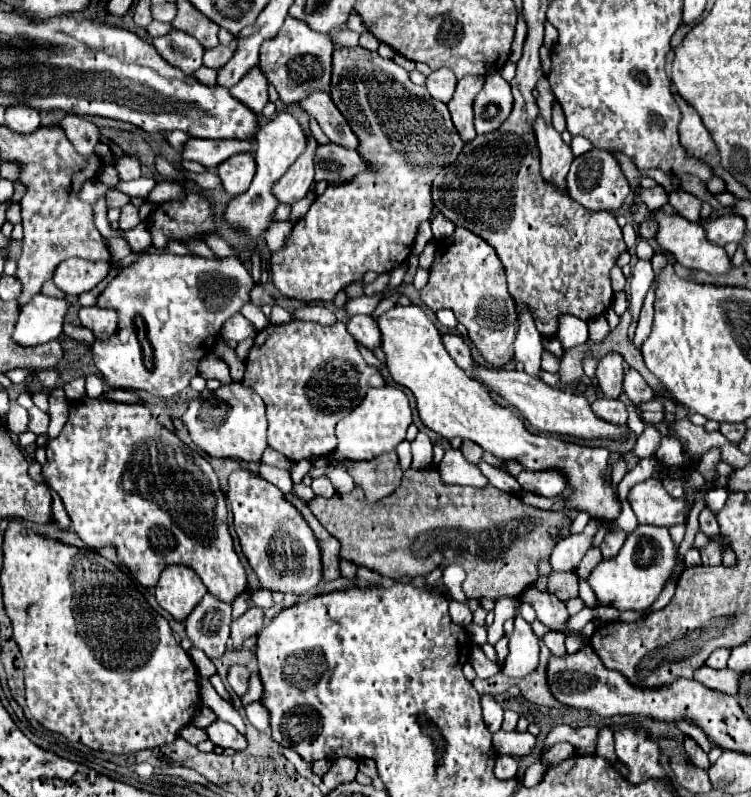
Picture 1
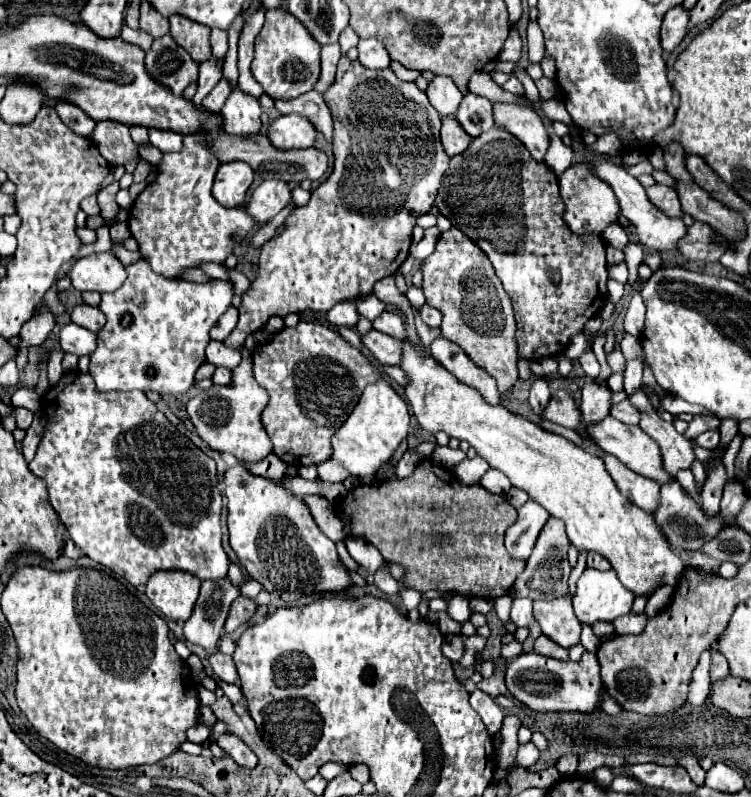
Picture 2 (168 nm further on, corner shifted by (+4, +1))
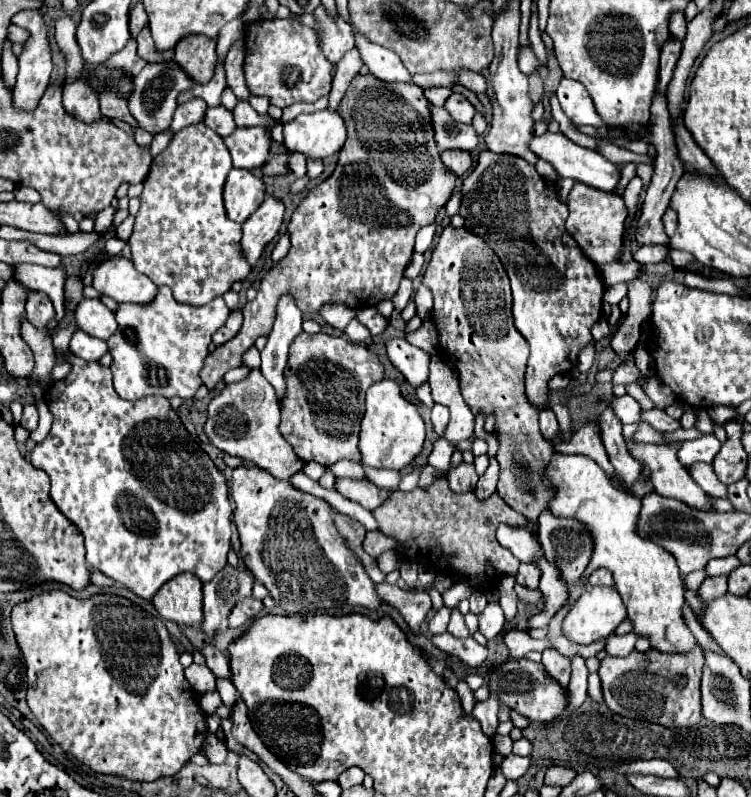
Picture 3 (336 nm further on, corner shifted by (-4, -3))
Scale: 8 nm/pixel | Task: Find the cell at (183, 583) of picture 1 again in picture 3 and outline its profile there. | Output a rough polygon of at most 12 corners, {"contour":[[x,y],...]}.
{"contour":[[192,573],[166,581],[152,597],[178,625],[202,621],[202,581]]}

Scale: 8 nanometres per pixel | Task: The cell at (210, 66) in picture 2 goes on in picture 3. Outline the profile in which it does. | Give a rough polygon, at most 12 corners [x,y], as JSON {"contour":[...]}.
{"contour":[[200,121],[154,159],[132,261],[180,303],[250,273],[222,187],[232,167]]}

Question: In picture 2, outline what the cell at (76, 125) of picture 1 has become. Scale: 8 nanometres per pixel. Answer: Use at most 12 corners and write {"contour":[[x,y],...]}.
{"contour":[[58,101],[60,119],[78,135],[92,137],[96,121],[82,109]]}

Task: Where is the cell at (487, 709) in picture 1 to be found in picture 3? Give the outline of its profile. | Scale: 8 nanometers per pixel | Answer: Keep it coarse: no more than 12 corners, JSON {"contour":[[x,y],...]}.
{"contour":[[496,697],[476,703],[474,717],[492,737],[500,725]]}

